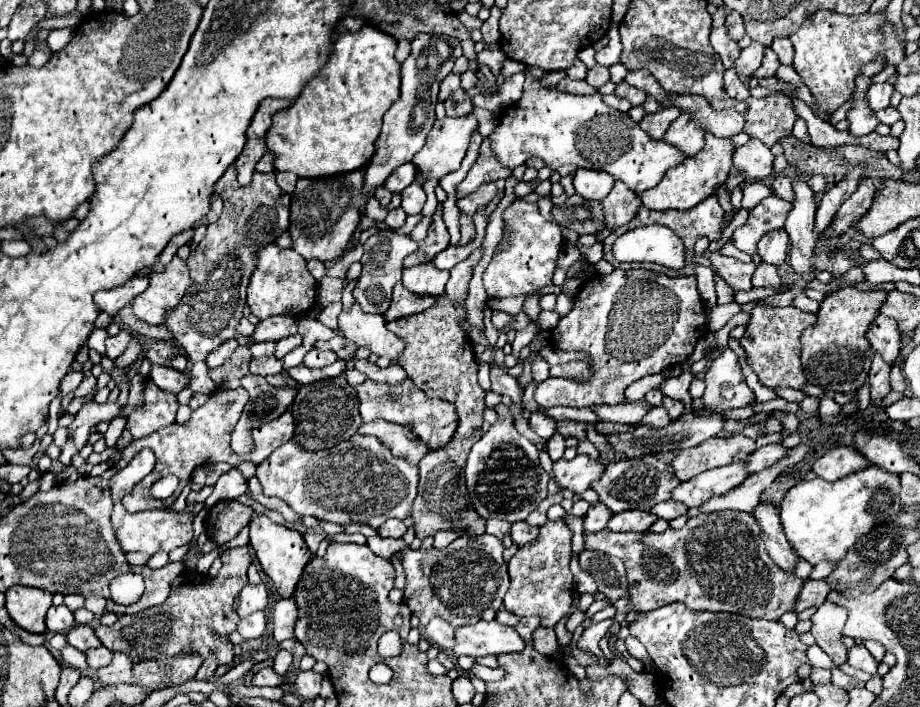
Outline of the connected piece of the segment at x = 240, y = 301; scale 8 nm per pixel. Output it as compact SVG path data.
M229 166L215 184L215 194L225 202L223 214L215 224L207 226L205 238L185 260L193 284L165 322L191 362L205 360L213 348L229 338L237 338L243 346L251 344L249 338L237 336L233 328L241 320L249 276L257 266L255 256L265 244L273 244L289 228L289 194L277 186L275 172L256 171L251 186L243 188L237 182L235 166Z

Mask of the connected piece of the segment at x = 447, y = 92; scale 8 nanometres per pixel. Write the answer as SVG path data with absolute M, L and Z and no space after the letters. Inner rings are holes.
M449 74L449 76L447 76L443 82L441 82L441 90L439 90L439 102L445 102L445 100L451 96L451 92L455 92L459 86L461 86L459 76L457 76L457 74Z

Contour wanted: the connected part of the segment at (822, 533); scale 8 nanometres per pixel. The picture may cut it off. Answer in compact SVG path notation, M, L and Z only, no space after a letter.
M869 466L837 482L825 482L821 478L801 480L781 500L781 526L799 558L811 564L821 560L839 562L847 554L847 548L865 532L901 510L899 490L899 478L877 466Z

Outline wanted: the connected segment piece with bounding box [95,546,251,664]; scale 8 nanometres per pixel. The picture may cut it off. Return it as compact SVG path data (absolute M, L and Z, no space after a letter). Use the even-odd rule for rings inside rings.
M248 546L226 550L221 555L222 567L213 580L201 580L203 584L197 584L199 580L193 580L193 576L179 578L179 586L175 586L169 594L169 598L161 604L151 608L149 618L129 618L119 616L119 620L113 626L99 626L95 632L105 648L111 652L123 652L131 658L131 662L141 660L153 660L153 654L181 654L181 650L187 644L193 644L197 648L197 654L201 658L207 658L209 654L215 654L219 664L231 664L233 644L229 644L227 634L237 628L237 612L233 610L235 596L247 586L247 568L251 564L249 560ZM211 630L217 630L219 636L211 634Z

